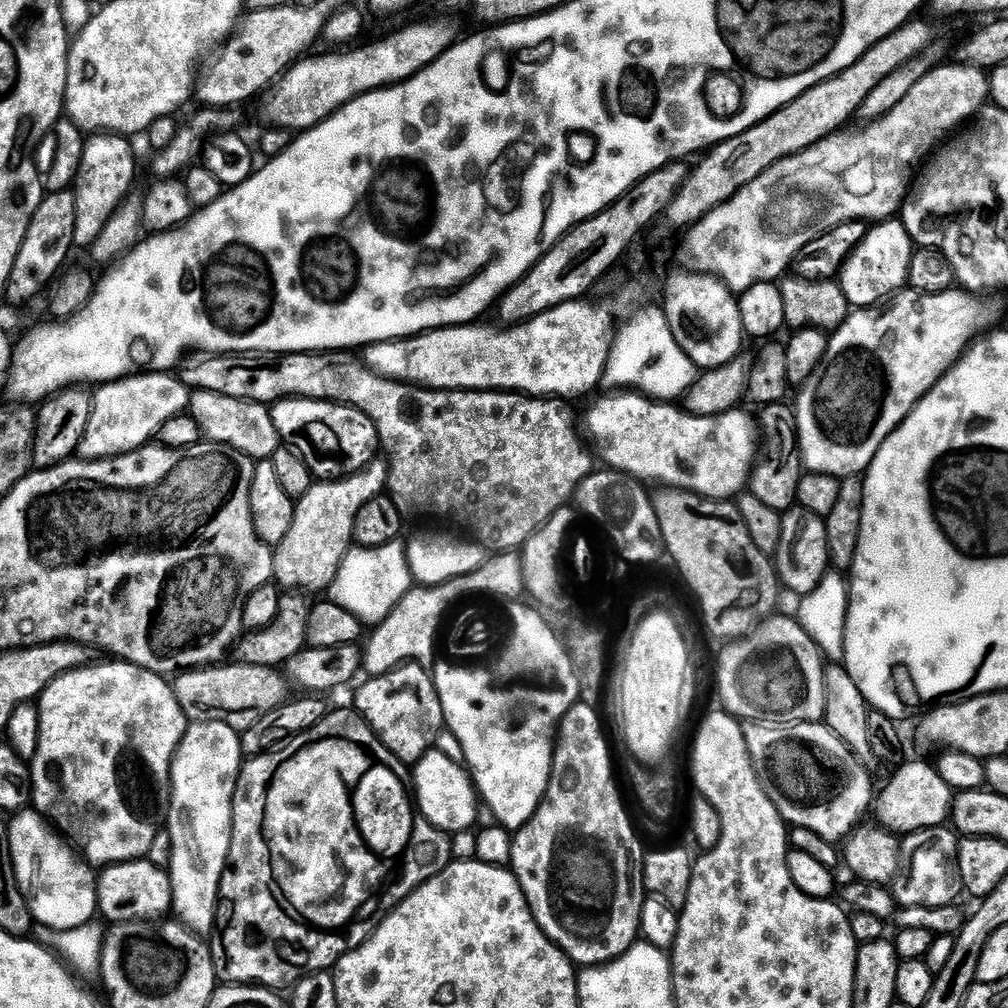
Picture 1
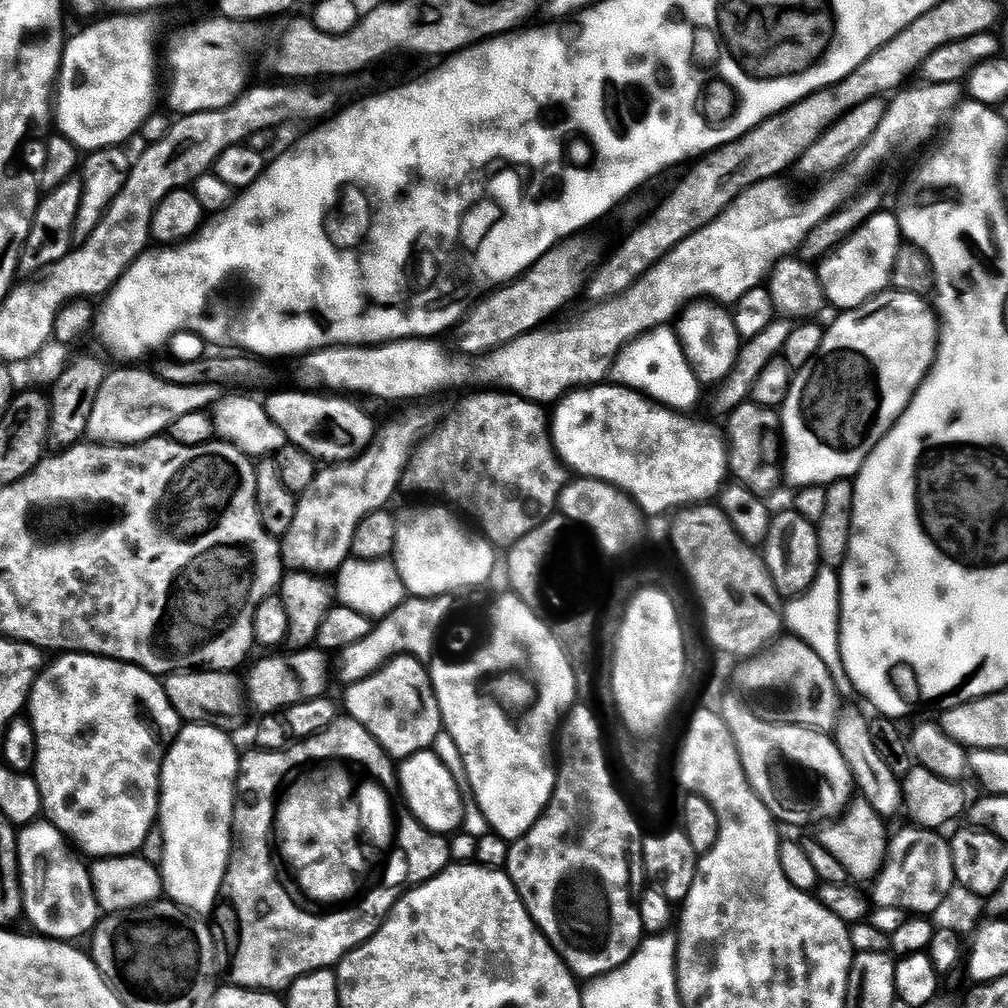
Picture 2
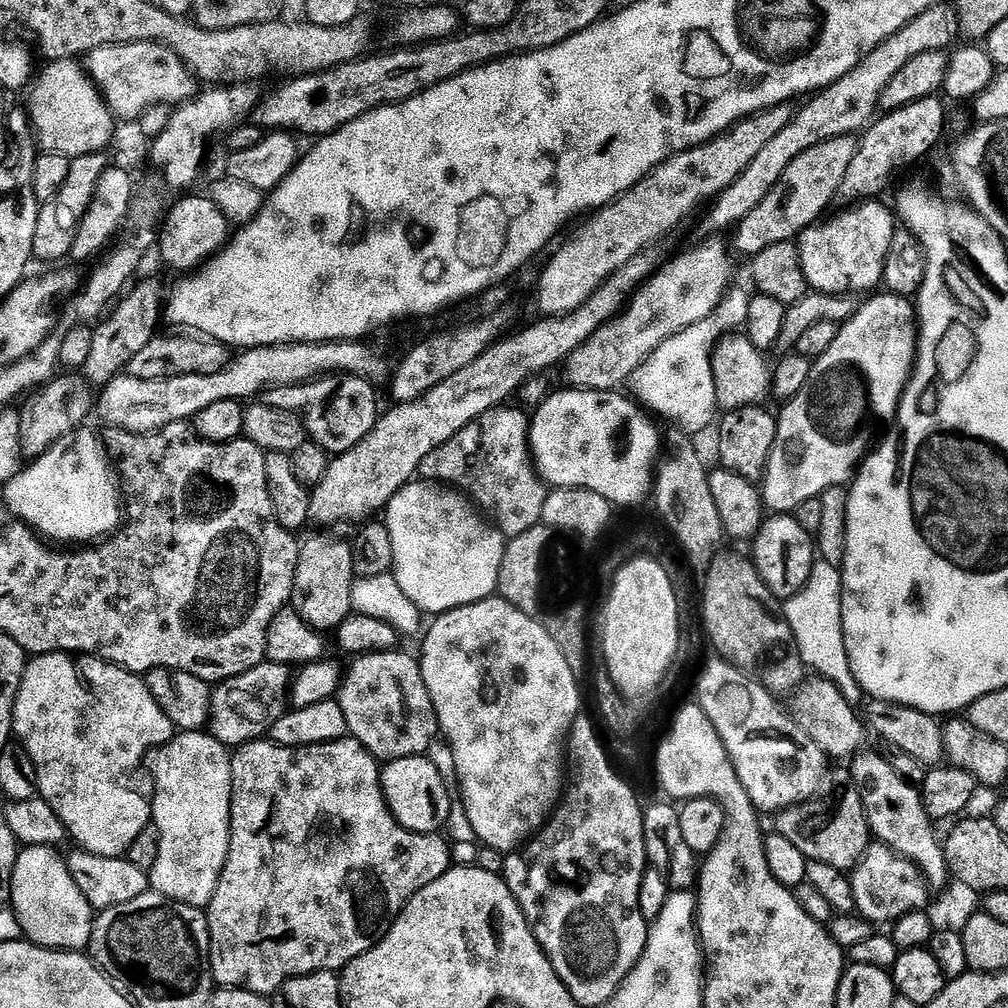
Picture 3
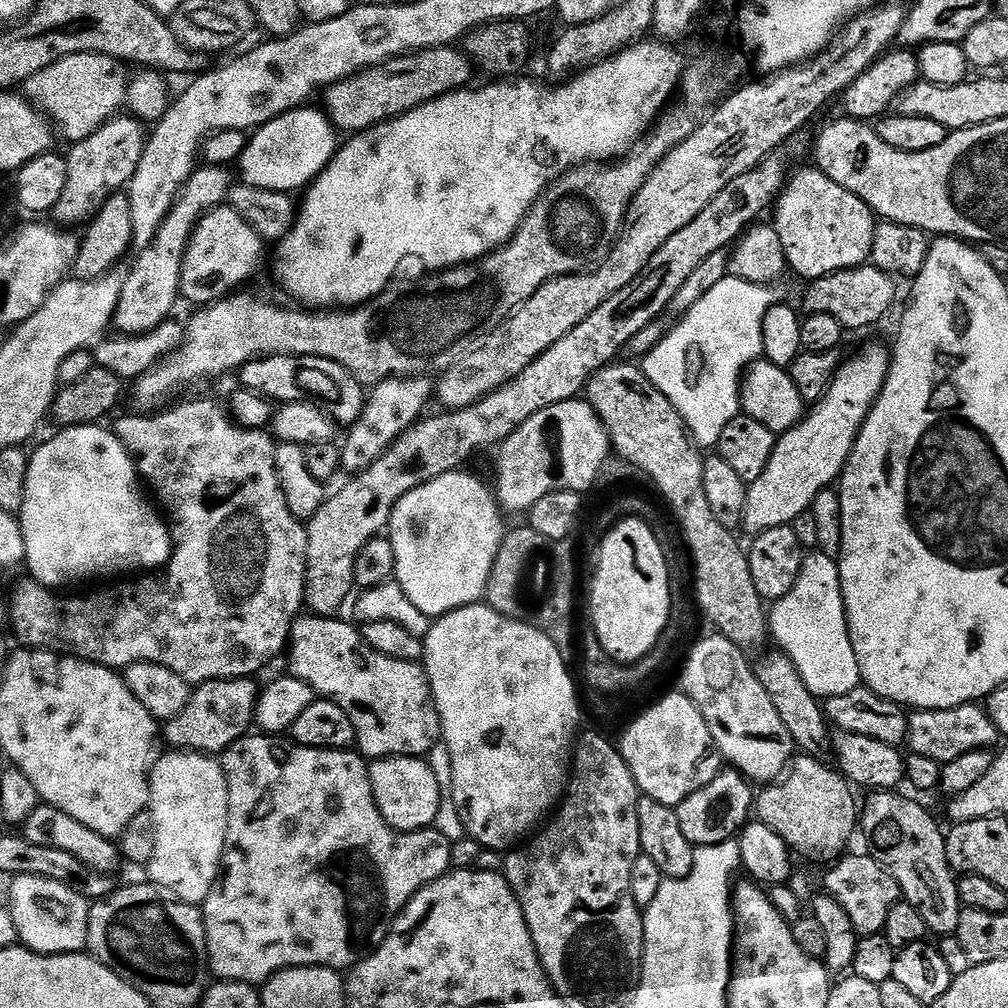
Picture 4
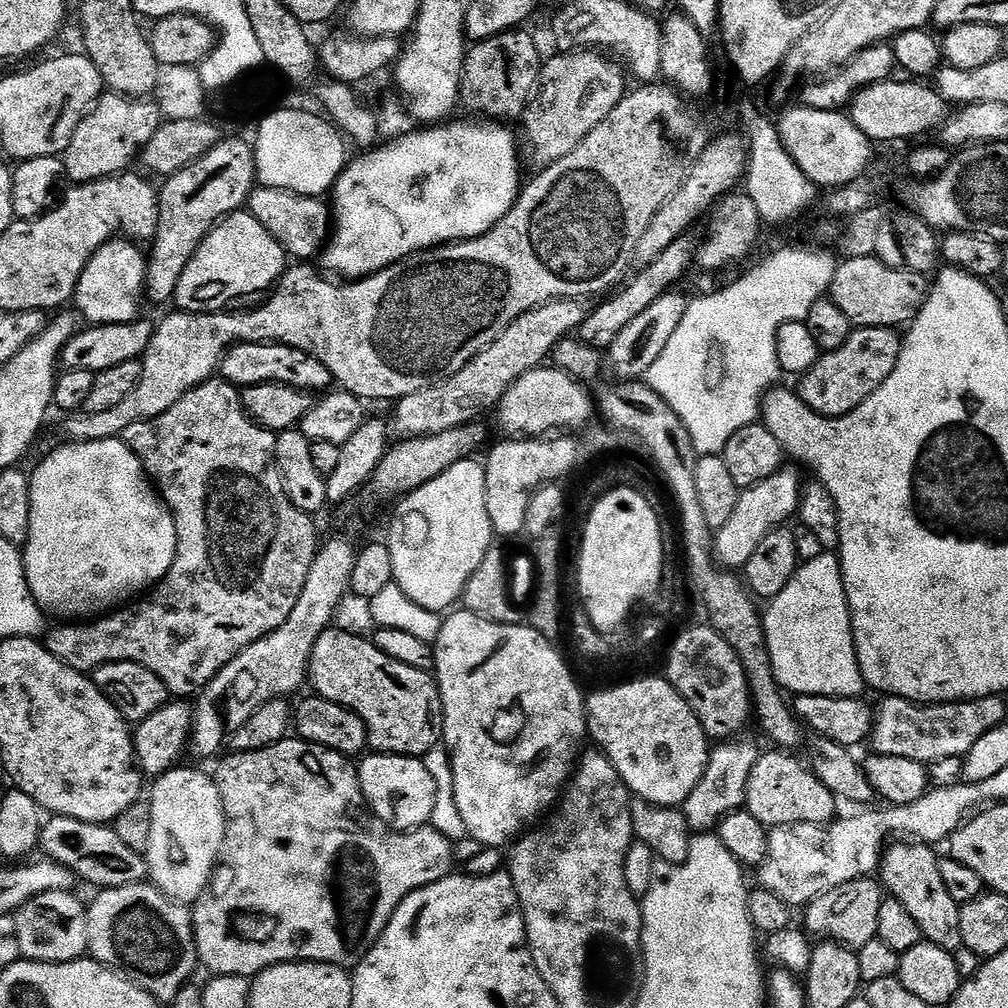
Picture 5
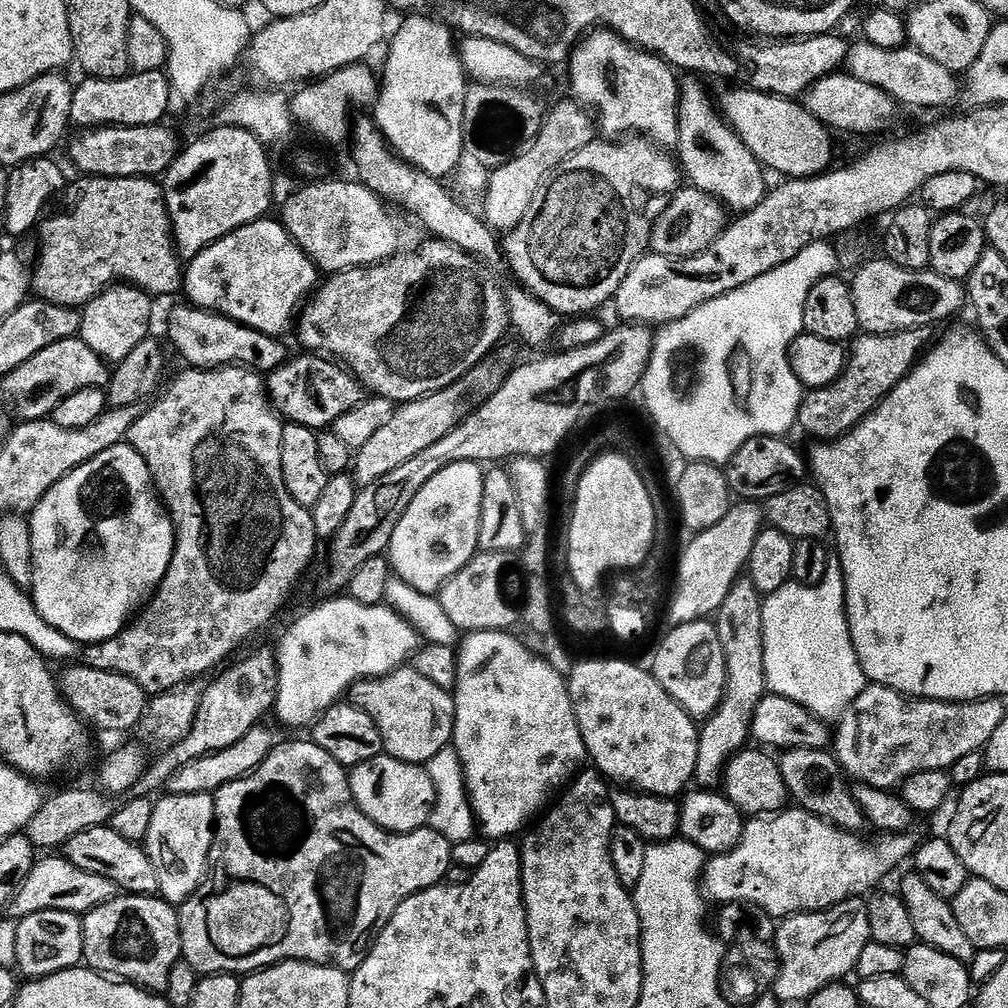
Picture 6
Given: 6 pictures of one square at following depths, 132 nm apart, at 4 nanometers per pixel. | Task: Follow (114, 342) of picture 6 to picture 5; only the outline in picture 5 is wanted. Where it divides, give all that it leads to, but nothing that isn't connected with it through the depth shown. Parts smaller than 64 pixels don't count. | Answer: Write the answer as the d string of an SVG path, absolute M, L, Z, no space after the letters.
M113 238L90 258L90 262L82 272L82 278L76 287L74 304L80 307L79 315L88 319L87 323L92 326L100 324L131 324L141 315L140 303L146 300L146 277L148 266L145 253L139 252L137 245L127 238Z

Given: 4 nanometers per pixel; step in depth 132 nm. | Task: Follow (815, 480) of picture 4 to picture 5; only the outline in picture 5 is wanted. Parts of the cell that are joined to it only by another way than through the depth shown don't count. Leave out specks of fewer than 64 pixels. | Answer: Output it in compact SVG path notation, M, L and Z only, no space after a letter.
M789 466L781 467L779 472L770 478L758 482L753 488L743 489L740 493L738 506L734 506L734 514L730 514L730 522L722 526L714 536L714 556L725 569L740 570L758 545L762 538L770 534L776 528L781 527L788 519L797 515L802 495L802 483L800 476Z

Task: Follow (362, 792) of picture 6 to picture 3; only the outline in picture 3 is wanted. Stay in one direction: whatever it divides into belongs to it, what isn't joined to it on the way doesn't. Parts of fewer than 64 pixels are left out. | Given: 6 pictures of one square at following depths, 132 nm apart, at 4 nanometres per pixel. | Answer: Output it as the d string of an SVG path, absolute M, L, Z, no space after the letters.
M427 755L411 756L387 761L380 774L384 800L392 811L392 817L406 830L436 834L447 825L450 818L450 794L446 794L446 782Z

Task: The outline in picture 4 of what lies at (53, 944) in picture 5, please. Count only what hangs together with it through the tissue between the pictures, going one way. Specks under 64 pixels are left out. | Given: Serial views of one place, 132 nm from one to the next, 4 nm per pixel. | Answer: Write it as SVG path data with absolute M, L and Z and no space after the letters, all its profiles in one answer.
M18 876L11 884L10 911L23 947L39 956L71 956L87 949L90 904L79 892L62 886L62 882L37 876Z

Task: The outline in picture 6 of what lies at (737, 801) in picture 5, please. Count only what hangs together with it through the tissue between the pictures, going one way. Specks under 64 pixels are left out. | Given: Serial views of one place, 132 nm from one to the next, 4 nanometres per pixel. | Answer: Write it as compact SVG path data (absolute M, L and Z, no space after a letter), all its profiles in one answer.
M747 578L736 581L726 594L726 602L714 614L718 630L718 642L722 642L722 654L726 658L726 686L724 697L711 716L700 728L700 745L696 763L695 783L704 790L716 790L724 779L728 761L749 743L754 710L768 692L768 680L764 677L764 627L762 593Z

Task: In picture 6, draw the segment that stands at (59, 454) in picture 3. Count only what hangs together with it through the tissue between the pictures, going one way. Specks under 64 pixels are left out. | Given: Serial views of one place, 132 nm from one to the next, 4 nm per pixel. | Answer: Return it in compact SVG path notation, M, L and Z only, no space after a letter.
M126 442L115 444L110 450L98 454L93 460L86 461L82 466L78 466L70 474L61 478L44 495L40 505L30 513L30 523L34 542L34 582L30 589L32 600L36 603L38 614L42 614L42 618L46 618L46 622L50 622L54 630L66 634L66 638L76 641L80 646L101 644L114 638L122 629L128 627L141 605L160 587L162 578L168 573L172 552L176 548L176 529L172 526L172 517L168 515L155 484L152 483L150 470L141 456Z

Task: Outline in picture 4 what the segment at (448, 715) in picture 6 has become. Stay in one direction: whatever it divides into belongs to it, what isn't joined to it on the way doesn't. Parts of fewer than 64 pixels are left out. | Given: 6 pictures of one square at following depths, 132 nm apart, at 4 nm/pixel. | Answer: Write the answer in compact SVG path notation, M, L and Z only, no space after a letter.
M301 614L292 624L290 647L287 649L287 671L306 682L314 689L317 697L333 700L354 722L355 747L361 756L369 761L381 760L387 756L427 757L428 751L441 739L440 715L432 701L432 687L428 676L419 663L402 662L398 658L386 658L369 646L355 623L347 624L343 618Z

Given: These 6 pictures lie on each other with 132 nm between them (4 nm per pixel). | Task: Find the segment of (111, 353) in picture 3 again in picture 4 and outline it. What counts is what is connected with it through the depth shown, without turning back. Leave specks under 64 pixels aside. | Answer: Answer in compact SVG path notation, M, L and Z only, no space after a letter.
M200 166L184 183L183 190L176 197L170 212L166 214L162 226L158 226L154 242L139 249L137 256L140 257L133 262L132 269L127 269L122 294L118 298L116 307L114 328L117 333L125 336L141 336L154 330L154 326L158 326L175 313L172 311L176 308L176 300L181 299L182 266L192 231L206 213L221 207L227 201L228 194L234 187L234 180L228 177L228 172L227 167Z

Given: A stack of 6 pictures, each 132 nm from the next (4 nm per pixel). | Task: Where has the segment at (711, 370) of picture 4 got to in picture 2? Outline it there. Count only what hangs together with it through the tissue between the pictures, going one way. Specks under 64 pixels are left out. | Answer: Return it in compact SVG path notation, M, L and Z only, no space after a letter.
M668 326L655 328L628 345L616 360L614 380L617 385L633 389L649 400L681 414L692 410L688 408L699 402L702 391L700 379L688 359L681 337Z

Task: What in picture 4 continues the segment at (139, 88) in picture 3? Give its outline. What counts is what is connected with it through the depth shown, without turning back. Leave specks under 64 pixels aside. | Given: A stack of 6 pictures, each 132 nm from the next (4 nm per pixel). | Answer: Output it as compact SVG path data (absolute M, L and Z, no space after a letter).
M97 52L74 54L38 70L38 74L24 81L22 92L55 125L59 135L61 132L68 142L75 142L97 132L125 107L130 79L127 70L112 56Z

